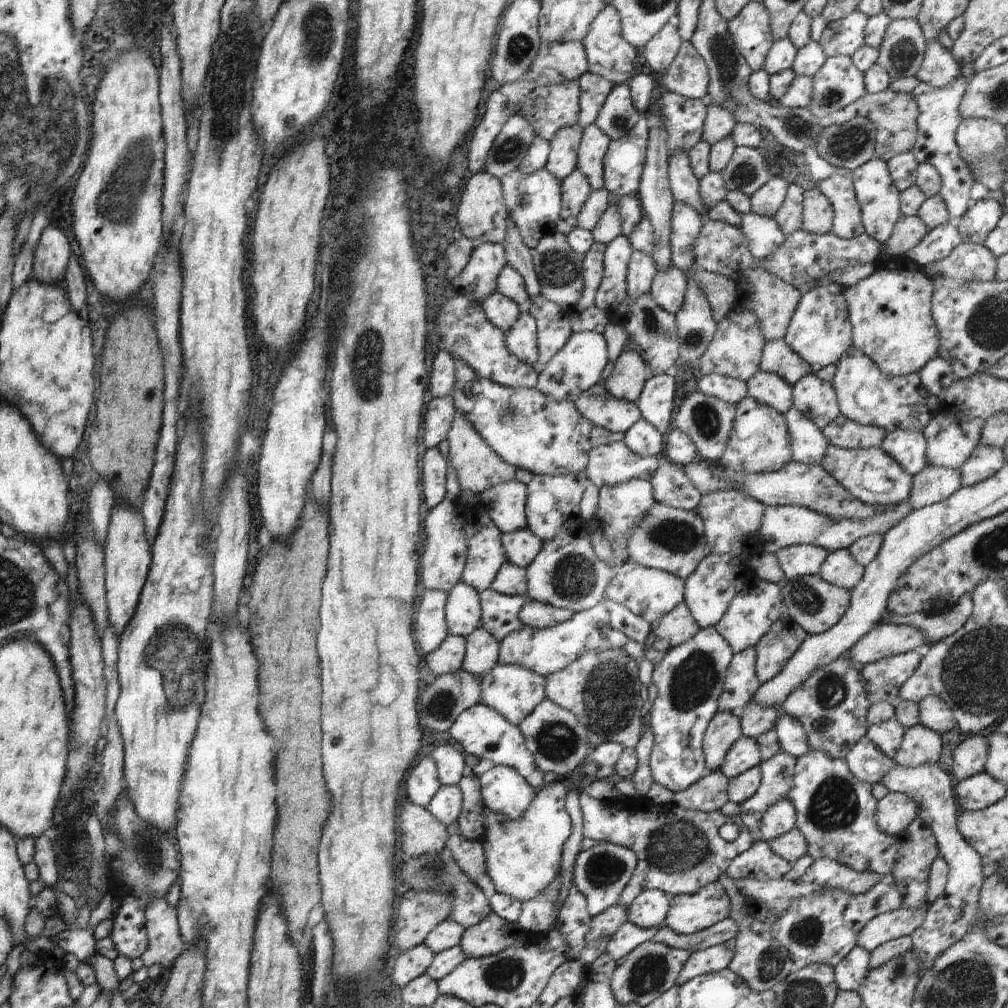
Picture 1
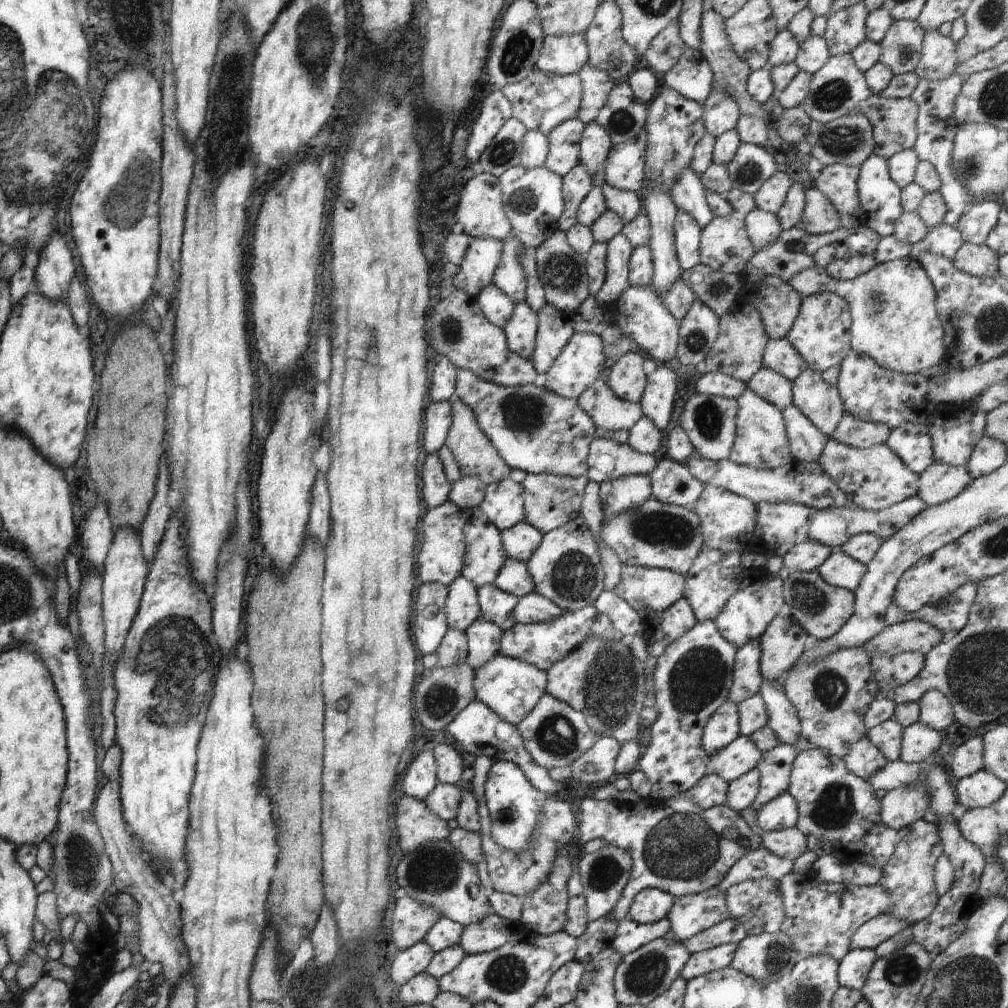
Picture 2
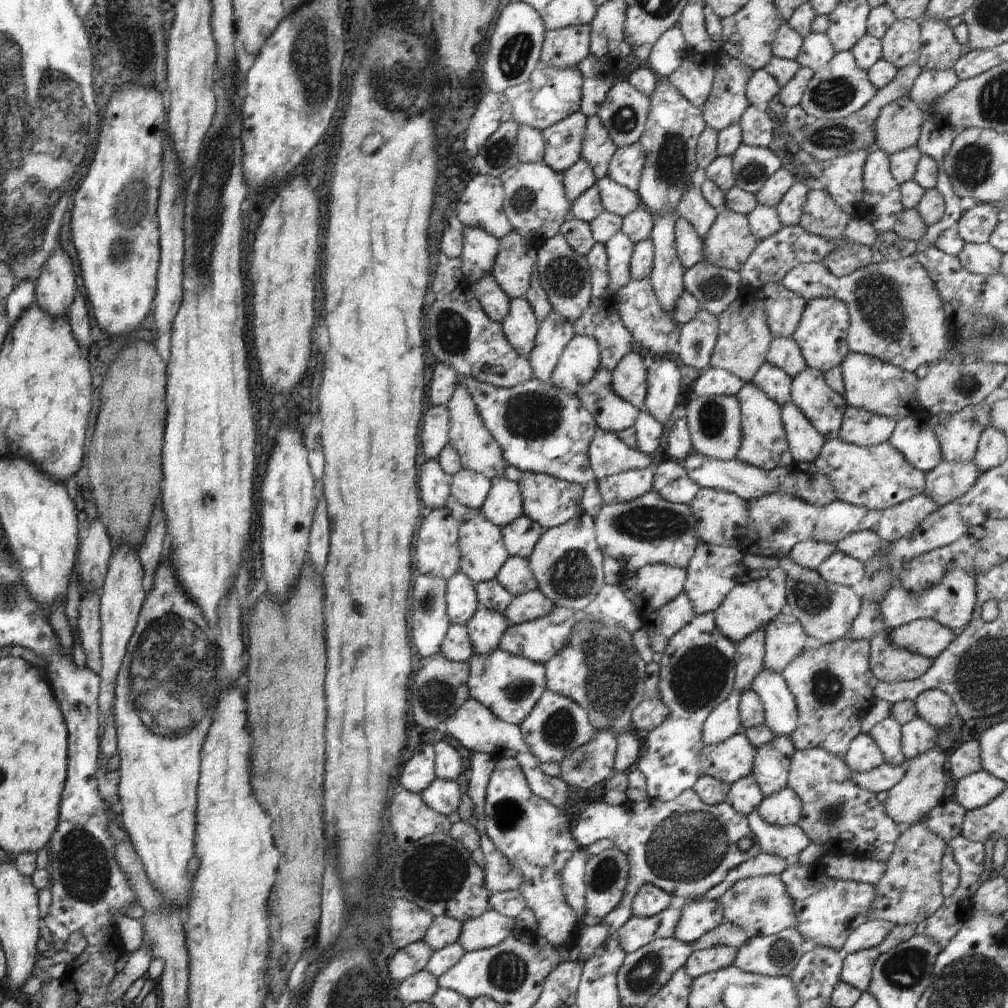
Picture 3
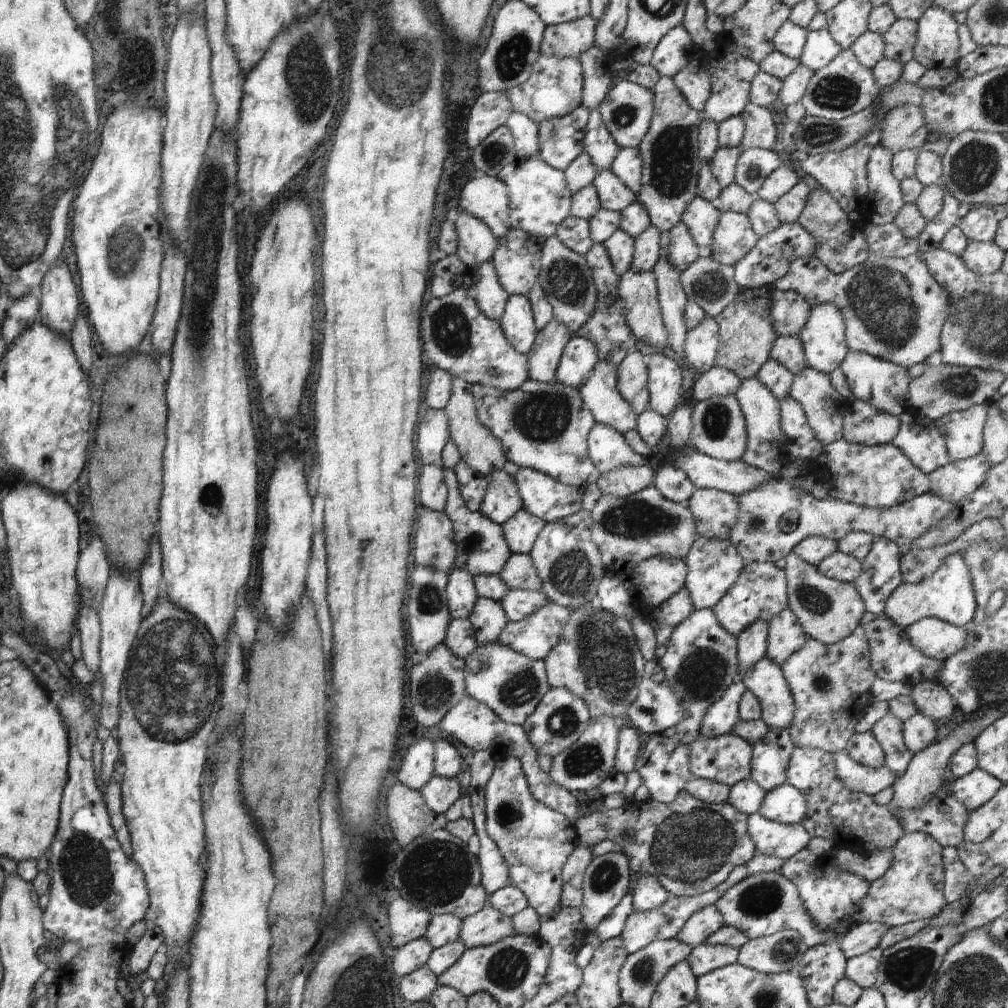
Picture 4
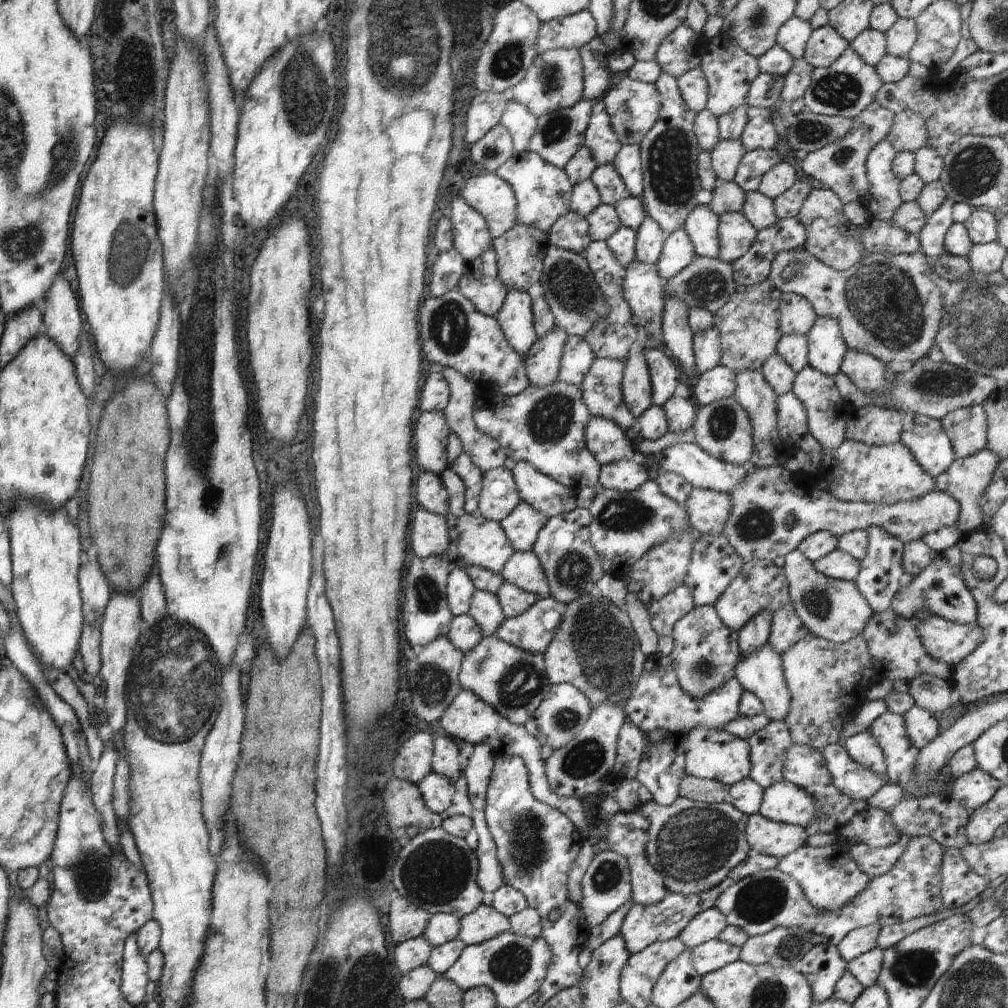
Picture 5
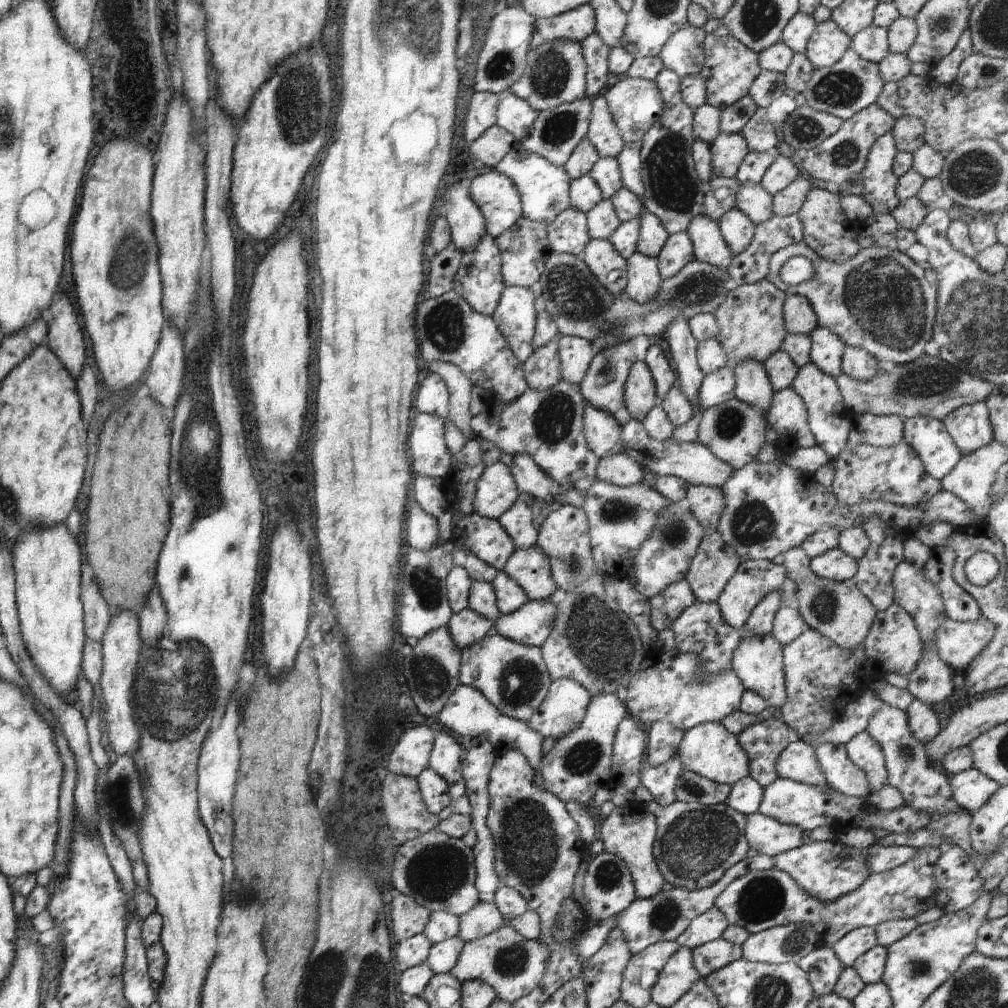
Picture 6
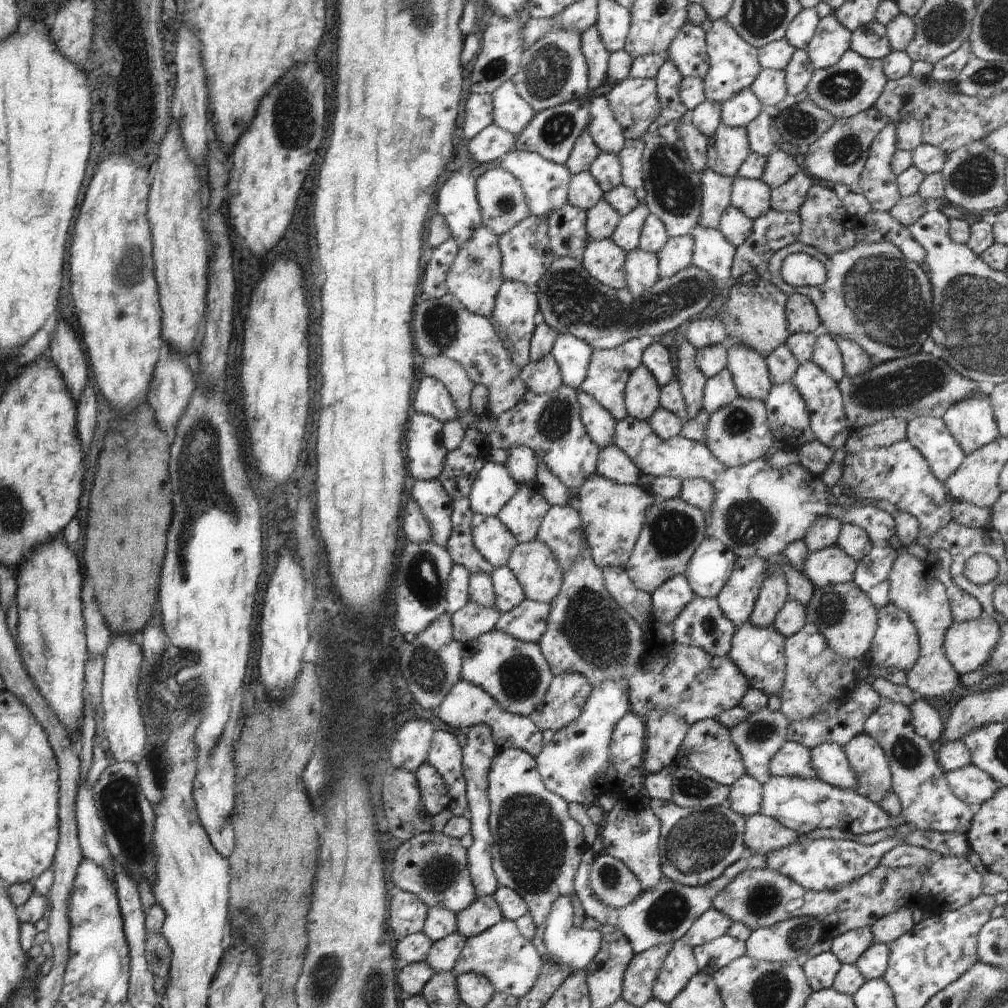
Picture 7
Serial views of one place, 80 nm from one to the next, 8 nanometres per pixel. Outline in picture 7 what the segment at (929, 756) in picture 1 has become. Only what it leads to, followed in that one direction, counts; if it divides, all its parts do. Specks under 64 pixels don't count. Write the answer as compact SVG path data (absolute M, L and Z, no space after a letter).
M922 698L914 701L908 708L912 713L911 725L914 730L931 744L939 742L945 726L938 711Z

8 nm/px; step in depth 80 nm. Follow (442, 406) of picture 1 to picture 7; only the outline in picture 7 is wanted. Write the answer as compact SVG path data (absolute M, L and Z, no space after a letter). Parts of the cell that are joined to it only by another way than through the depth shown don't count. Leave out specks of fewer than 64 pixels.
M410 416L406 430L406 464L411 476L420 480L438 479L442 474L447 448L443 443L443 424L433 416Z

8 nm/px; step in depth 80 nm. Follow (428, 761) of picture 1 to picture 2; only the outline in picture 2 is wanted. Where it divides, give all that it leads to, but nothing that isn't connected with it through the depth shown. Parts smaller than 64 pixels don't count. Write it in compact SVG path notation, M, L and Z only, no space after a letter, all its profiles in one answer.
M431 751L420 754L406 770L402 784L404 792L420 802L425 802L426 797L434 790L437 779L437 766Z

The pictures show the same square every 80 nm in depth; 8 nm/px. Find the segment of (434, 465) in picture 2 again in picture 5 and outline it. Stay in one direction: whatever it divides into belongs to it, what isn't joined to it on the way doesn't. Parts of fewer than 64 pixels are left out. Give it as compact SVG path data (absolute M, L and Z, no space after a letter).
M420 470L416 480L416 498L420 507L443 516L448 514L449 494L439 474Z

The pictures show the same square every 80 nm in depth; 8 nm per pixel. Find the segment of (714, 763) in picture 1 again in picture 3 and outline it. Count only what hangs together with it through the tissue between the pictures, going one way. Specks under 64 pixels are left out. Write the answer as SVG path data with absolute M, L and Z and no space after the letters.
M735 689L709 714L703 724L703 743L715 745L742 732L739 715L741 692Z

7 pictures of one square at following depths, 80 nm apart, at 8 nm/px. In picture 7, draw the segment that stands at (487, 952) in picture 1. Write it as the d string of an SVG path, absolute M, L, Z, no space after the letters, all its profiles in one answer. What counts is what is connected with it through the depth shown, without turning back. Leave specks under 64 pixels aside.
M482 895L456 915L458 932L466 938L475 937L496 923L502 922L498 903L490 895Z

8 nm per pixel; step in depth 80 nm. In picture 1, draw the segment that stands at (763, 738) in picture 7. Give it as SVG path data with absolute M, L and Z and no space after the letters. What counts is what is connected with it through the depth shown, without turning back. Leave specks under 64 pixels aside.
M780 751L759 764L761 783L758 790L739 804L737 814L751 832L754 839L760 840L761 818L763 814L782 799L786 799L792 786L792 777L797 758Z

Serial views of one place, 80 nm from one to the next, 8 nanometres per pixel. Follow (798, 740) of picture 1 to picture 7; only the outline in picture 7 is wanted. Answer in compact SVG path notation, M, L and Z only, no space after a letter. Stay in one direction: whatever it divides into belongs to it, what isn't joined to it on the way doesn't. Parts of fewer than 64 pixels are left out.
M749 622L740 625L735 632L730 660L747 678L750 689L758 689L768 698L779 696L785 683L785 640L773 626L755 627Z

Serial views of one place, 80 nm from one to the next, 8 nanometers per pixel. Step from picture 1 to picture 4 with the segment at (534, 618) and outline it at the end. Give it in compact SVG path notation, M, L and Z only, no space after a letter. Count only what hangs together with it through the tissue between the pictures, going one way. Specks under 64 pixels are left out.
M509 589L508 594L501 600L506 618L510 622L518 622L523 618L544 608L549 600L540 591L523 591L522 589Z

